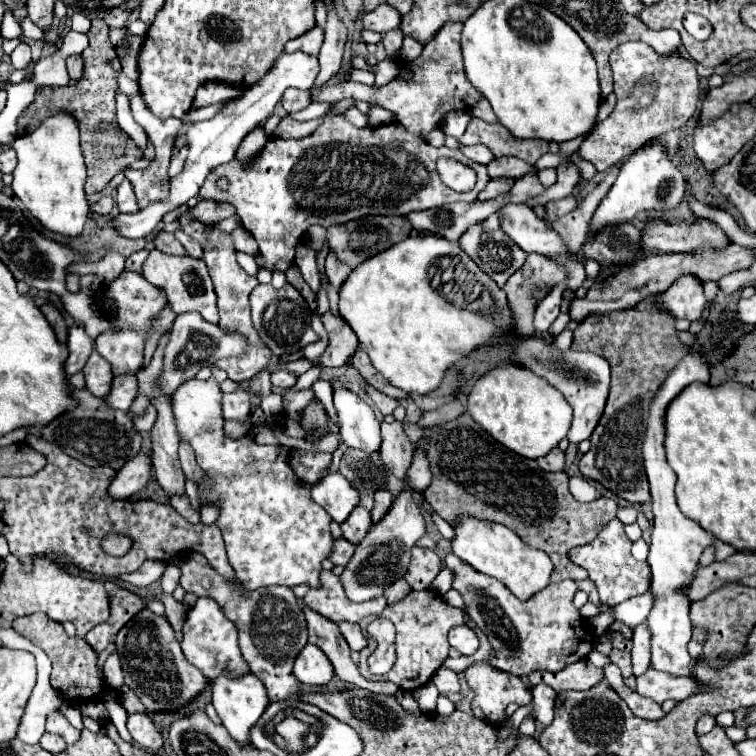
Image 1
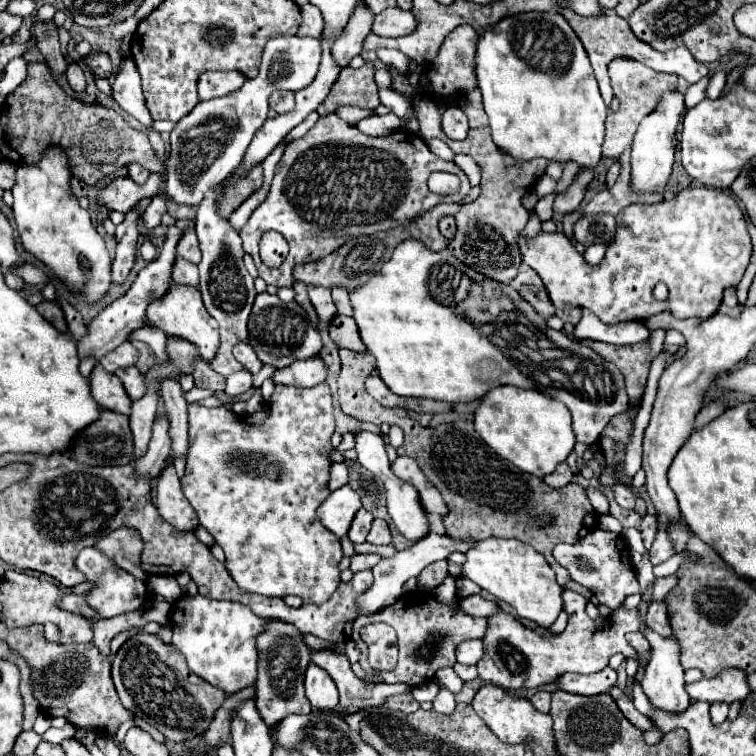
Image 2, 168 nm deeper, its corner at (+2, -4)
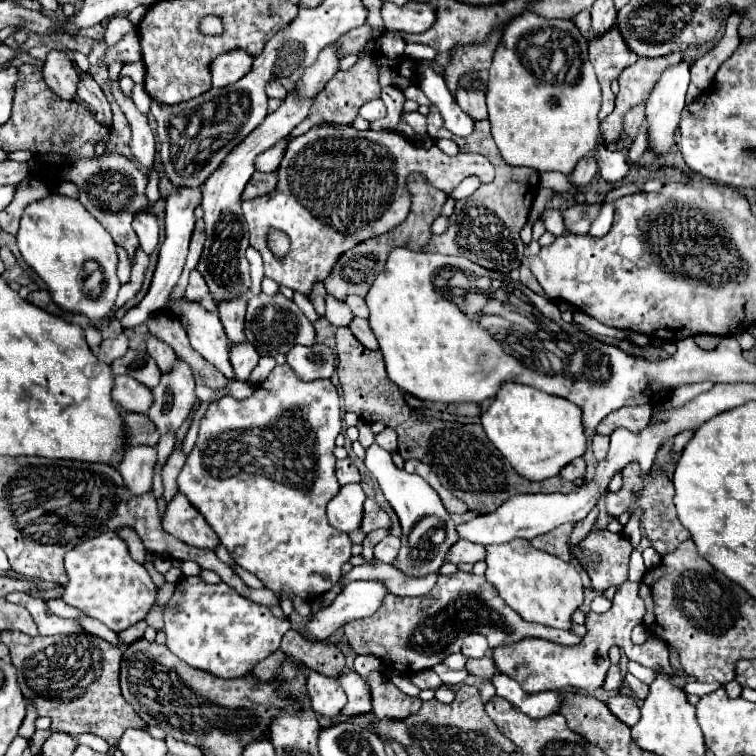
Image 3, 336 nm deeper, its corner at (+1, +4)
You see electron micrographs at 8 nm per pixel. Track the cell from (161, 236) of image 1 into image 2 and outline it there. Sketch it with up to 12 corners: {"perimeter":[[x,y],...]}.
{"perimeter":[[176,258],[174,282],[198,286],[198,266]]}

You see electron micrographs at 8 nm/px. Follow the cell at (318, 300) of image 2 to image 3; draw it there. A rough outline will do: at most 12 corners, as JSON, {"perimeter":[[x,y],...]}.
{"perimeter":[[325,296],[325,318],[333,326],[349,326],[349,306]]}

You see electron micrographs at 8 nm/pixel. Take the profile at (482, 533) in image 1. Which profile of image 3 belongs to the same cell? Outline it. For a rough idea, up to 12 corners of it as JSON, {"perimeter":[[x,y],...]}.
{"perimeter":[[523,538],[489,544],[485,578],[527,622],[569,630],[571,564]]}

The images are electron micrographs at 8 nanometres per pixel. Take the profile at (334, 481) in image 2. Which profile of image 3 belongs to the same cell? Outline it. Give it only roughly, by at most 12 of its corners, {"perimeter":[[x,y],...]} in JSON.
{"perimeter":[[351,458],[337,460],[341,486],[359,482],[359,470]]}

